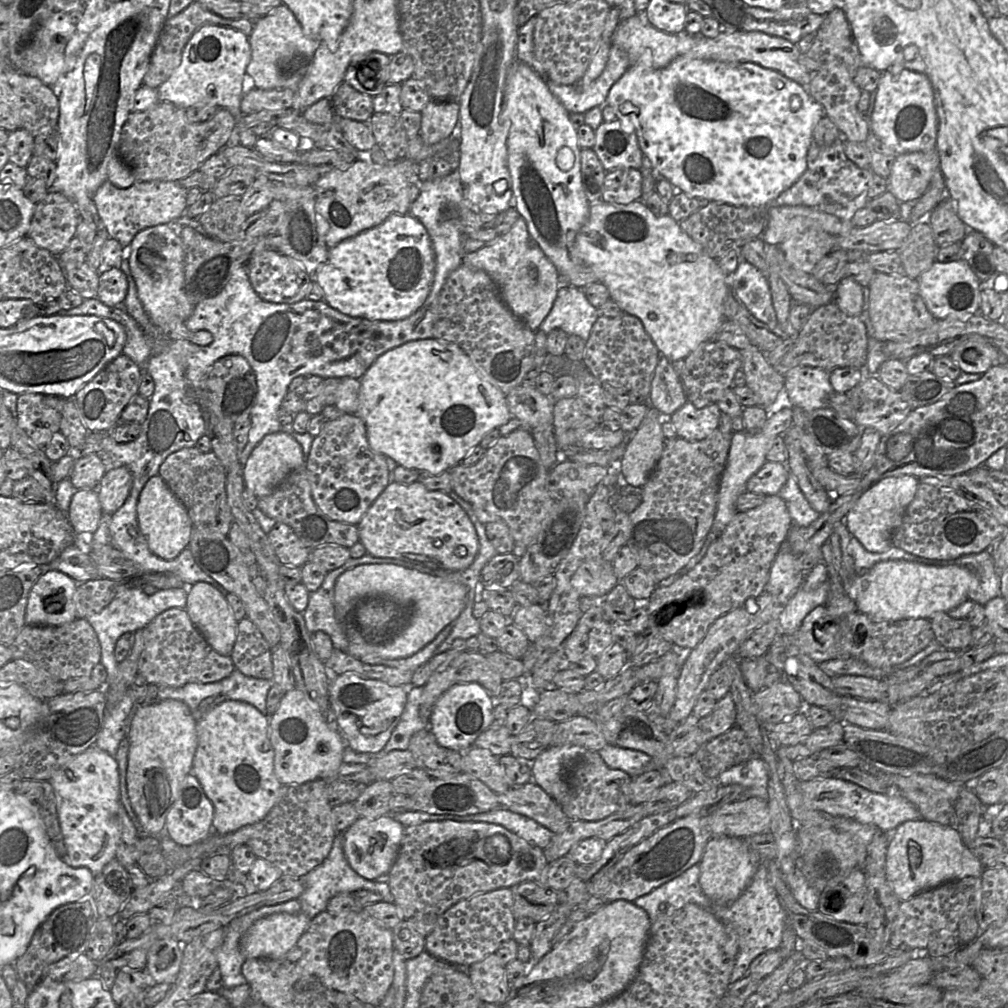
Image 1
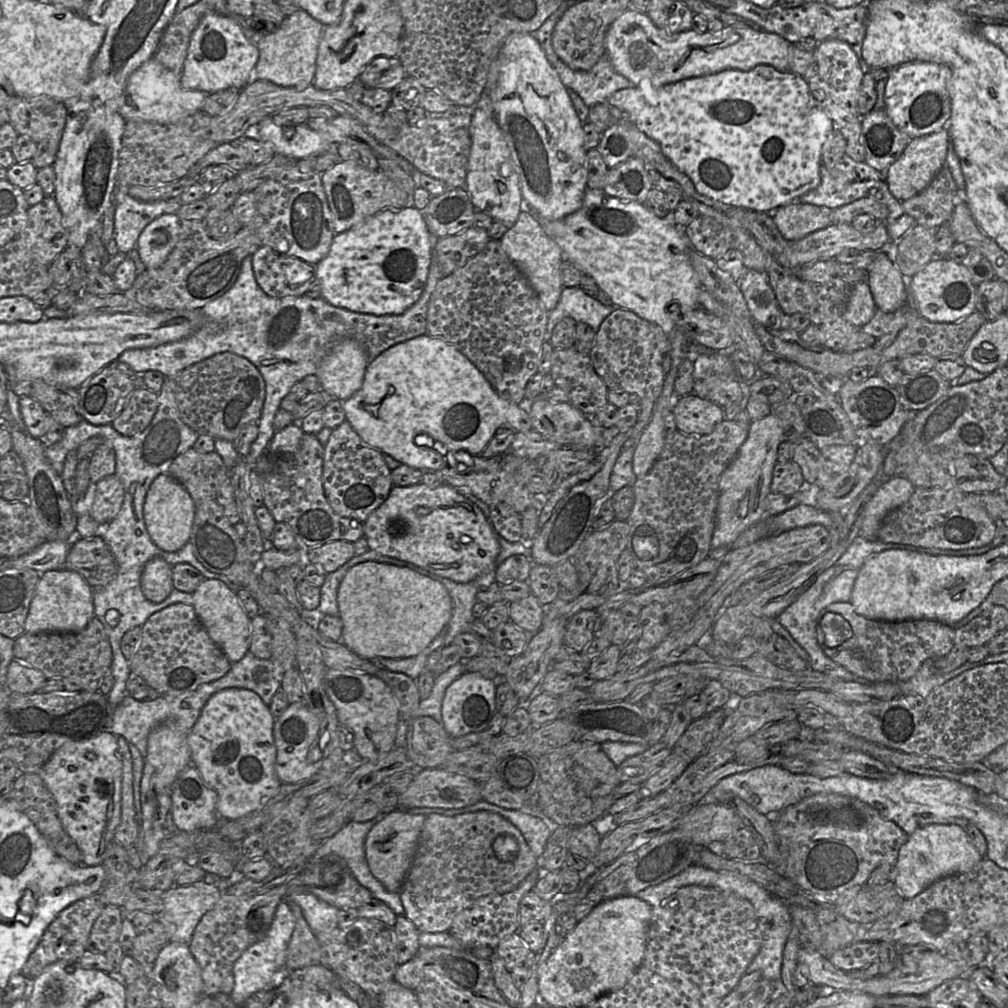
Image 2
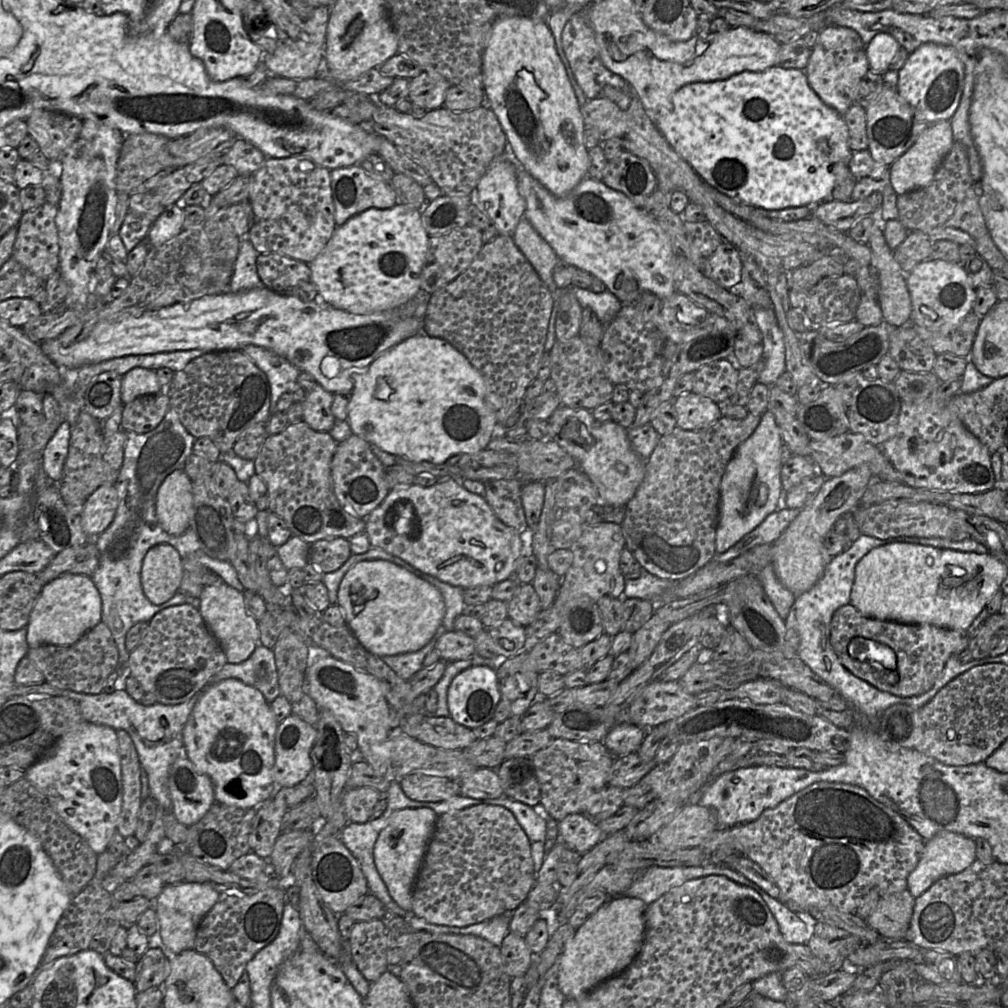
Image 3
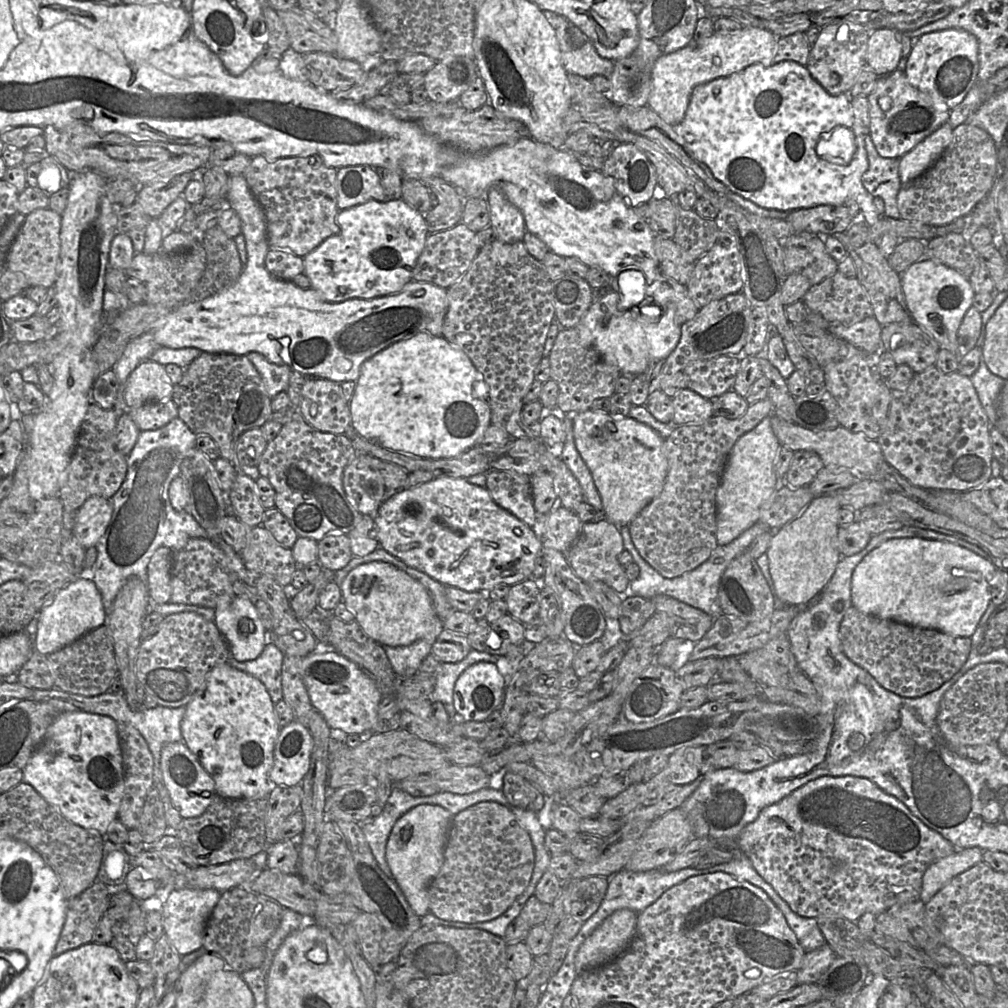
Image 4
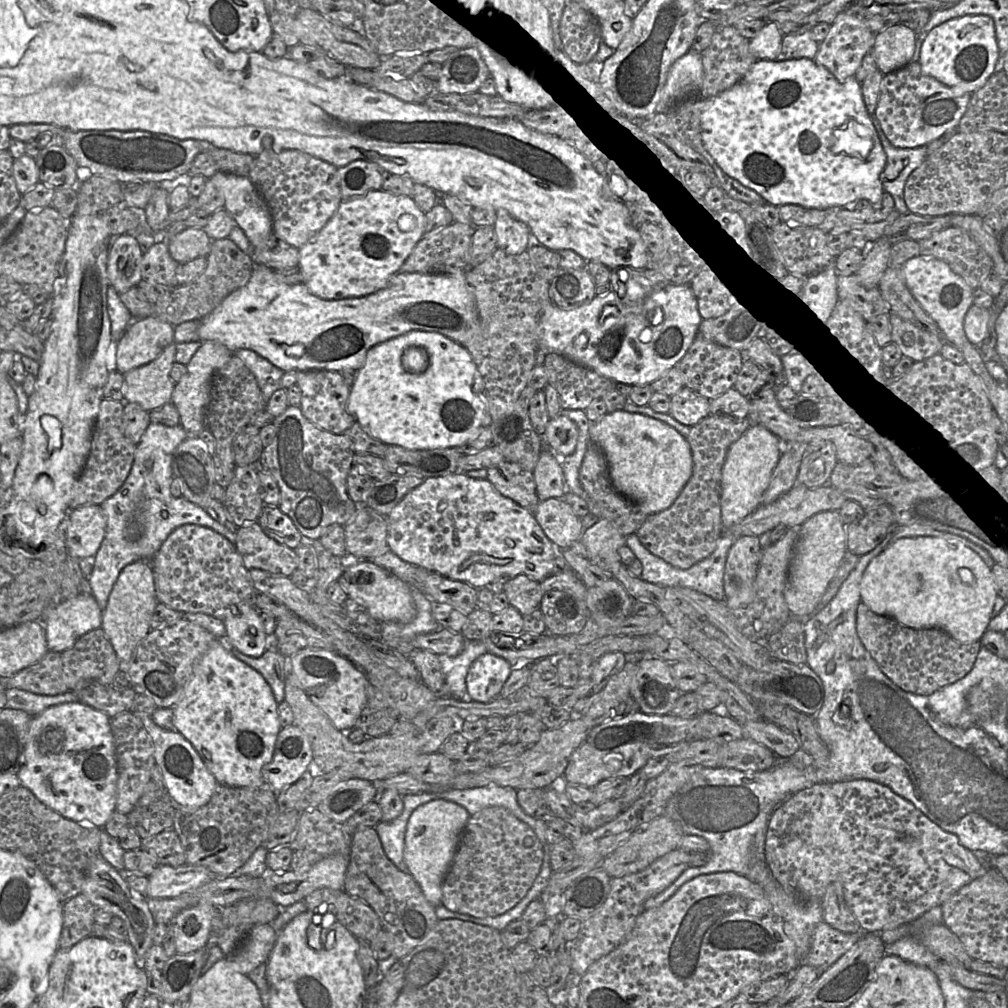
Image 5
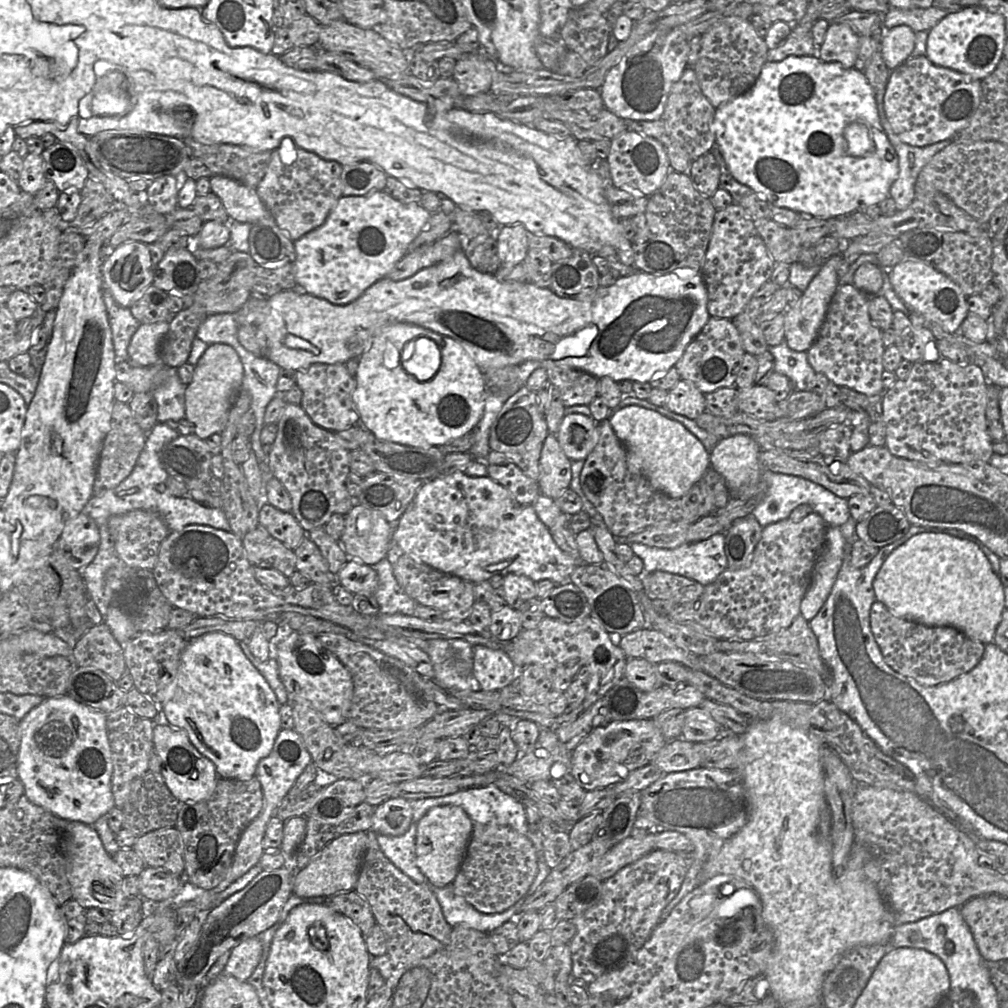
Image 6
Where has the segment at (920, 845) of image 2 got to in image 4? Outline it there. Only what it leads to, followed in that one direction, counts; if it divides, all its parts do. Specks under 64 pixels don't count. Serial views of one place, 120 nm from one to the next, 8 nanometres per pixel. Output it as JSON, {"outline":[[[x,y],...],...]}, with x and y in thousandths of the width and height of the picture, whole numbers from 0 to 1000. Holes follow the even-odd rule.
{"outline":[[[970,840],[949,842],[928,854],[916,868],[913,893],[919,897],[942,873],[971,855],[975,855],[975,843]]]}

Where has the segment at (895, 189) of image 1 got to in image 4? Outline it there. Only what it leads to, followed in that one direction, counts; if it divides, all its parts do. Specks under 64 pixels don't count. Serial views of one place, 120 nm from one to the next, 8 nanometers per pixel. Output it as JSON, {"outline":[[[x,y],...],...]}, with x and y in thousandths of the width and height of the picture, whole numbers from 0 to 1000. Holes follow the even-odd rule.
{"outline":[[[940,121],[916,138],[892,157],[894,183],[901,182],[920,170],[938,149],[944,139],[945,128]]]}

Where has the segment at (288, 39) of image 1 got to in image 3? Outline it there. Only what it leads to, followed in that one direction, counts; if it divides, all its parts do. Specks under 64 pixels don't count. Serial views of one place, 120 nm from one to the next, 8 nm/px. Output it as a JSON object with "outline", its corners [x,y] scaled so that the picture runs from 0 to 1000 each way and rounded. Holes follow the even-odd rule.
{"outline":[[[317,6],[302,21],[298,37],[293,41],[277,41],[271,53],[263,53],[261,62],[268,74],[285,78],[313,77],[320,67],[323,34],[328,8]]]}

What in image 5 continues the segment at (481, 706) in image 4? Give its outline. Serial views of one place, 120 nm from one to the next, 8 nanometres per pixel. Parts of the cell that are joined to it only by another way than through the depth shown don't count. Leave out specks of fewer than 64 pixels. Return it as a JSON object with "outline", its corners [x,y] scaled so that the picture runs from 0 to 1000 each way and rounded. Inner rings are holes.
{"outline":[[[485,647],[475,651],[466,661],[462,672],[466,694],[485,697],[493,693],[507,666],[505,657],[497,652]]]}

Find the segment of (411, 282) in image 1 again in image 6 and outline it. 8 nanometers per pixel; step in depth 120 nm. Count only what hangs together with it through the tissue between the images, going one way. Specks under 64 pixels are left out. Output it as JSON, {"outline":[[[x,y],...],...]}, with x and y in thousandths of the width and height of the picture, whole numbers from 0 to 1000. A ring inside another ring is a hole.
{"outline":[[[369,189],[363,193],[356,194],[341,194],[339,193],[334,201],[329,206],[322,220],[315,226],[306,230],[299,236],[293,239],[293,277],[298,288],[307,293],[324,298],[333,303],[344,303],[355,297],[365,286],[382,276],[391,264],[399,257],[406,249],[406,244],[410,238],[416,233],[421,223],[427,216],[428,211],[421,207],[416,201],[399,201],[396,198],[388,195],[381,189]]]}

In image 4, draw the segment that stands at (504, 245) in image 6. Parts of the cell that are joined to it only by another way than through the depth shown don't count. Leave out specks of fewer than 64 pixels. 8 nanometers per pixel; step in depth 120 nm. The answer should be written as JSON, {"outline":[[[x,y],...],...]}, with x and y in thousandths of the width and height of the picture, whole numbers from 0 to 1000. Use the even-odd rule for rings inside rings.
{"outline":[[[495,185],[486,186],[481,196],[485,205],[486,224],[493,237],[503,242],[518,240],[522,230],[518,210],[504,198]]]}

